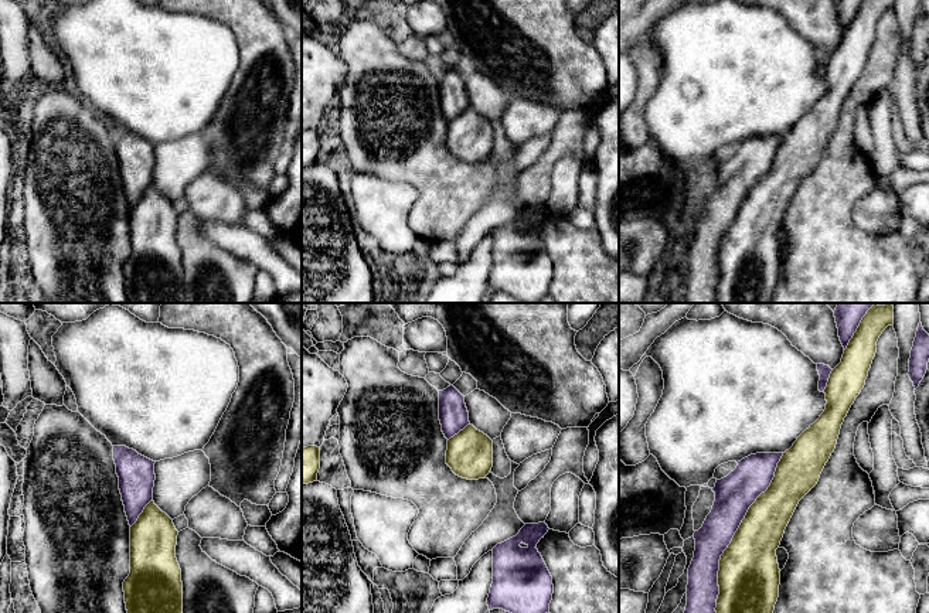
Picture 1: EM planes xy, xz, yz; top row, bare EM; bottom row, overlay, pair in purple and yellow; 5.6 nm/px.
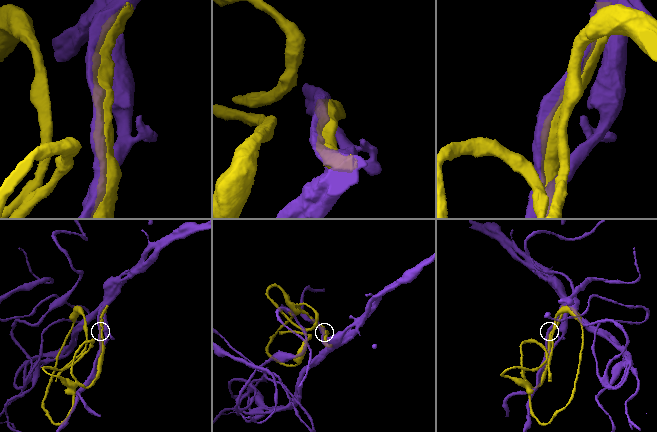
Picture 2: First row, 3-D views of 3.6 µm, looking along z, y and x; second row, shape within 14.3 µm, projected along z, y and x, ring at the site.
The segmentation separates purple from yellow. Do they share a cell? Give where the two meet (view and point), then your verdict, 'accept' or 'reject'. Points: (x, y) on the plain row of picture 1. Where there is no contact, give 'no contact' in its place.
meets purple in yz at (732, 220); accept

